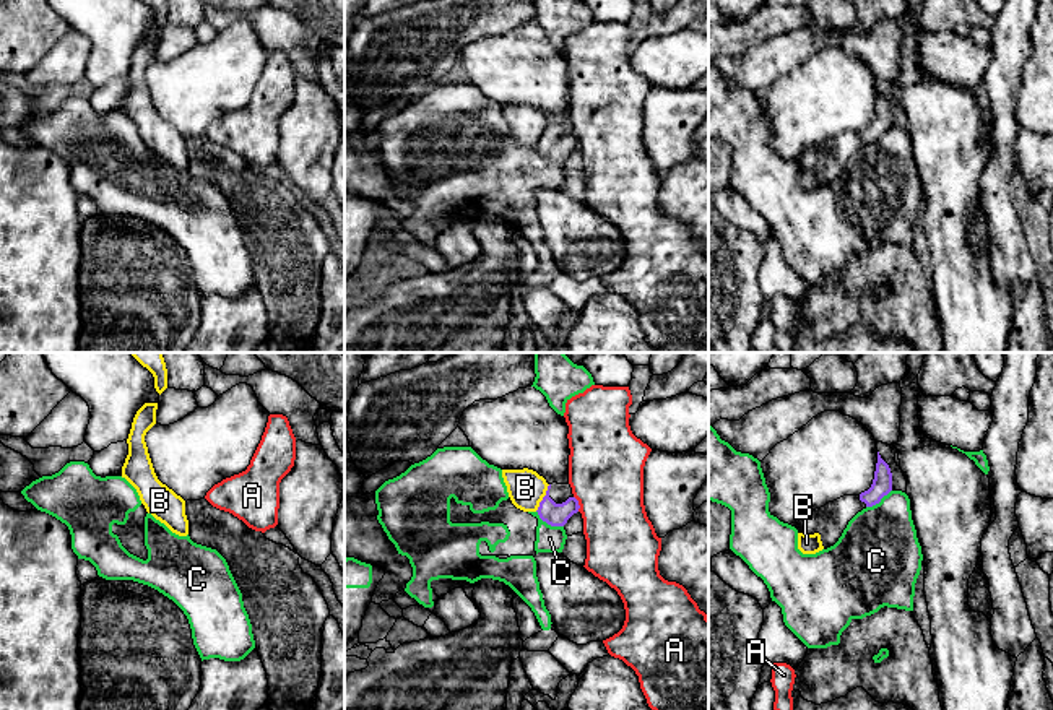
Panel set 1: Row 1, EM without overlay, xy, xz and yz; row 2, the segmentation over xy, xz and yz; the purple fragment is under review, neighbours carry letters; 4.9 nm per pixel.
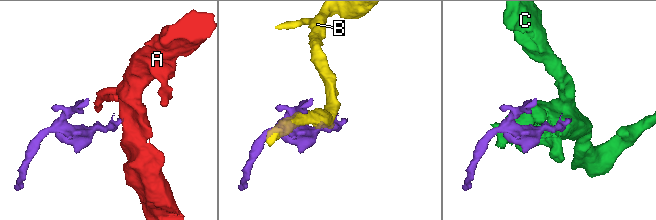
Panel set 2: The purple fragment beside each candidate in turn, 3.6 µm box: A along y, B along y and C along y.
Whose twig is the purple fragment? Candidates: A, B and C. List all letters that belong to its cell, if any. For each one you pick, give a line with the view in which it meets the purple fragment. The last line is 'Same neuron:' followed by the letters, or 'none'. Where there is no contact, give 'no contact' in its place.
Same neuron: none

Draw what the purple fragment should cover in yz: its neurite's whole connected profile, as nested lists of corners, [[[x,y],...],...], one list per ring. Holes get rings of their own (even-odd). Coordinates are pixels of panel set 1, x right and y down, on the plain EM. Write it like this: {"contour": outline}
{"contour": [[[878,88],[878,99],[873,120],[860,132],[843,132],[821,145],[804,151],[798,161],[798,169],[821,171],[824,185],[834,182],[847,164],[848,158],[863,145],[881,138],[892,127],[892,109]]]}

